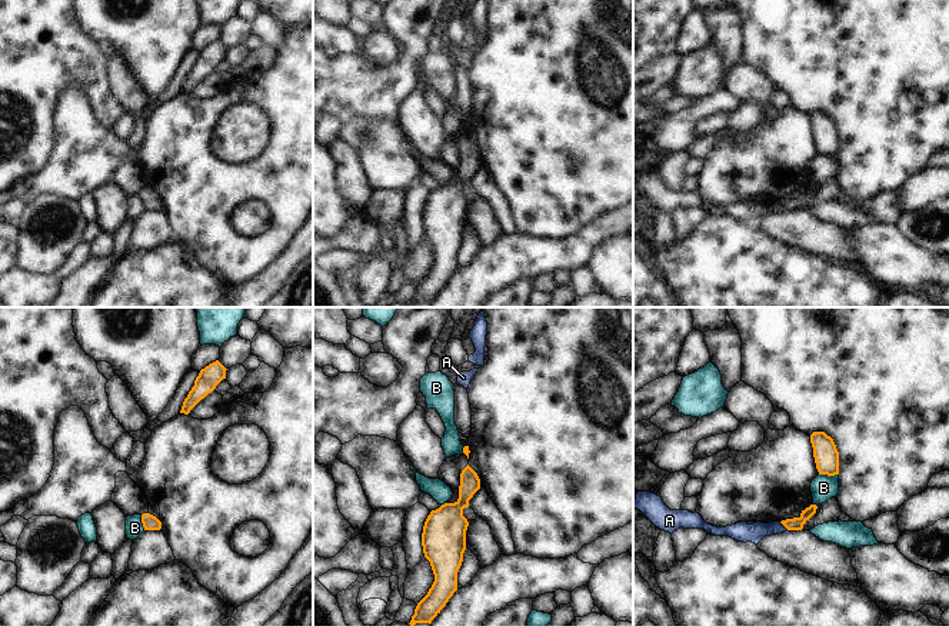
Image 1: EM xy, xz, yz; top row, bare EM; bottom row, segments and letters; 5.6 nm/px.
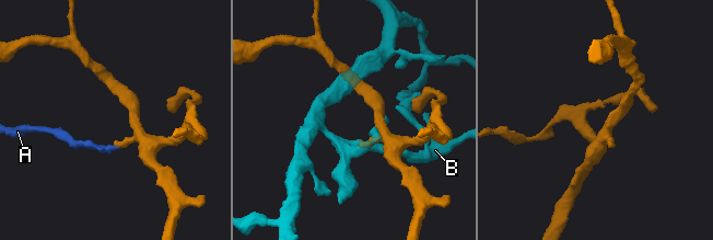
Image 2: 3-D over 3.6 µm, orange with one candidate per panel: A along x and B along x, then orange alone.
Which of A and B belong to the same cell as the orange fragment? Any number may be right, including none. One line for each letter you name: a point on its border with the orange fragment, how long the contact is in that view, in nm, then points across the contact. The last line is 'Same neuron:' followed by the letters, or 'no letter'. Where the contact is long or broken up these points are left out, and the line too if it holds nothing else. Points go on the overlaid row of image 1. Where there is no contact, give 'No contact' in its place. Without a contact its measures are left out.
Same neuron: no letter

